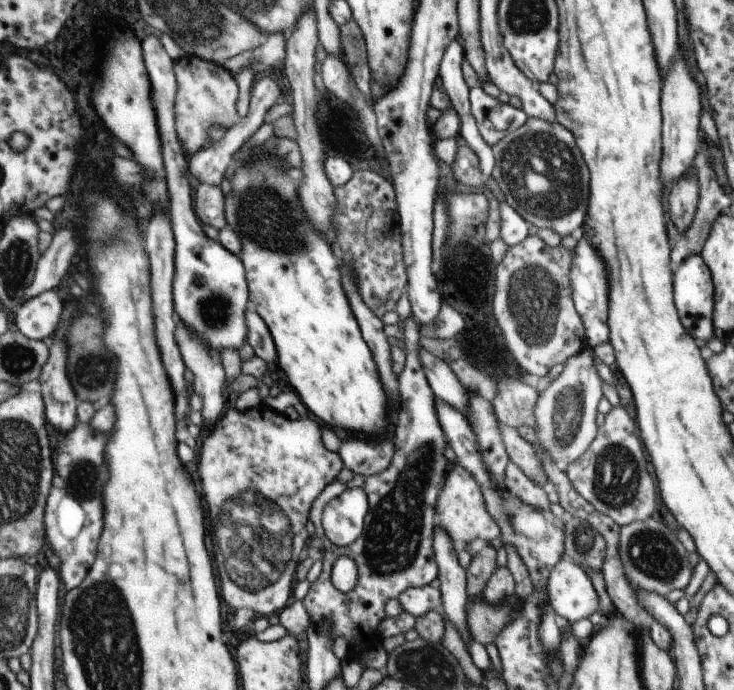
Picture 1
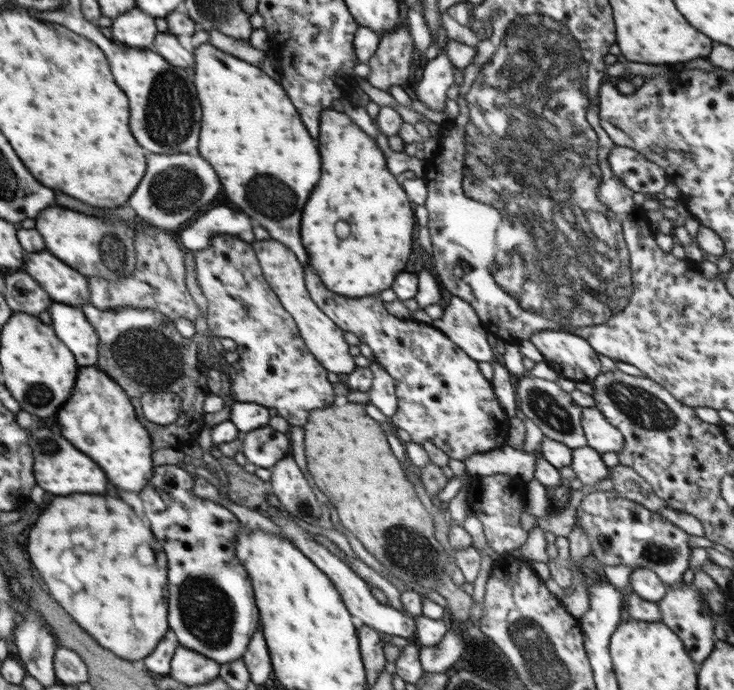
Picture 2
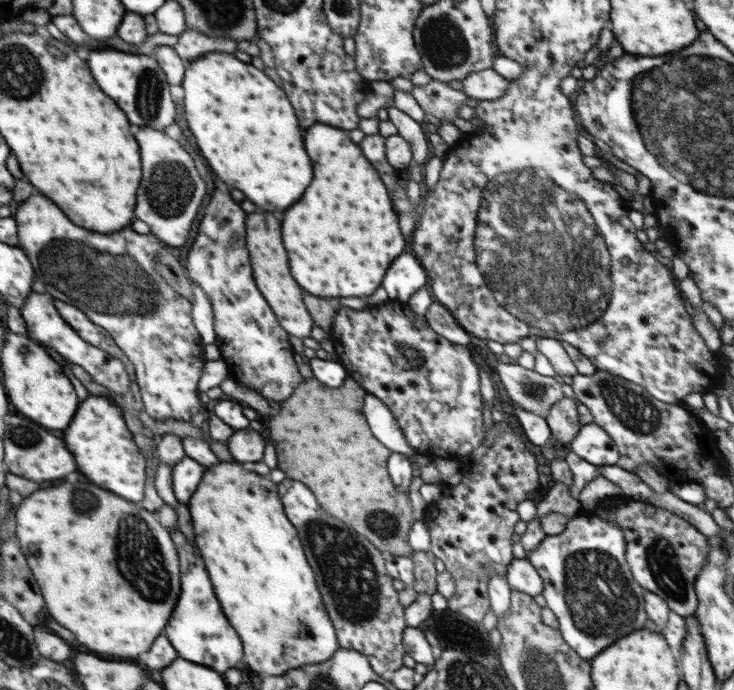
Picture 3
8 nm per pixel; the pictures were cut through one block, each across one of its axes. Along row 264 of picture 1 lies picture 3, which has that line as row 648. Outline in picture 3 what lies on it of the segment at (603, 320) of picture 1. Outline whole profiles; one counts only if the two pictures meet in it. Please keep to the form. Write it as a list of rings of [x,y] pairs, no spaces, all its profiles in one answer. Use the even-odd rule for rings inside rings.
[[[584,508],[582,511],[576,518],[568,520],[567,527],[560,534],[542,539],[542,542],[529,552],[527,559],[542,578],[542,596],[547,602],[547,607],[558,619],[558,629],[563,639],[580,658],[590,660],[606,646],[610,646],[614,640],[644,628],[644,622],[648,618],[644,612],[646,590],[634,581],[628,566],[625,557],[626,539],[622,529],[615,522],[602,520],[594,511],[587,512]]]

